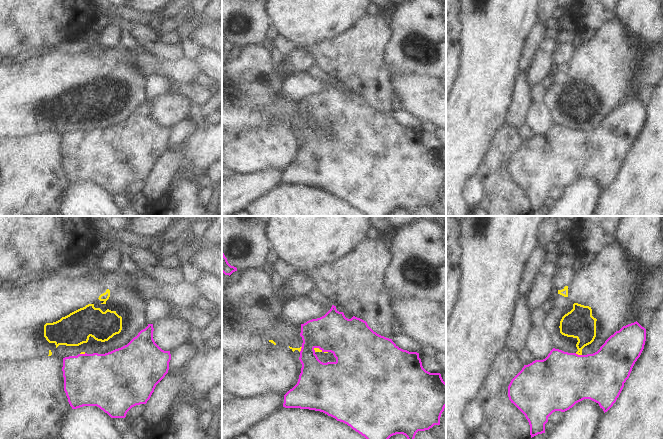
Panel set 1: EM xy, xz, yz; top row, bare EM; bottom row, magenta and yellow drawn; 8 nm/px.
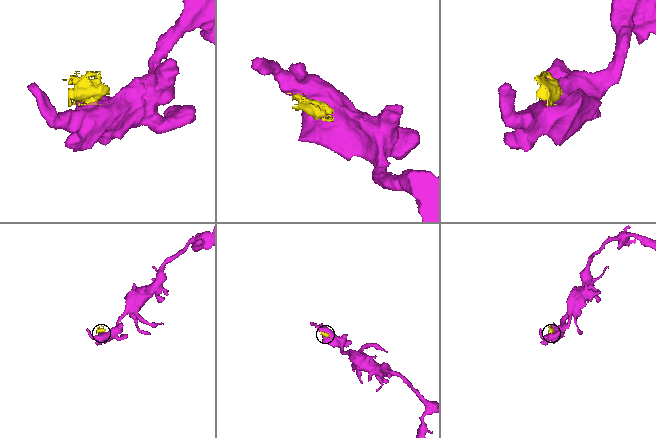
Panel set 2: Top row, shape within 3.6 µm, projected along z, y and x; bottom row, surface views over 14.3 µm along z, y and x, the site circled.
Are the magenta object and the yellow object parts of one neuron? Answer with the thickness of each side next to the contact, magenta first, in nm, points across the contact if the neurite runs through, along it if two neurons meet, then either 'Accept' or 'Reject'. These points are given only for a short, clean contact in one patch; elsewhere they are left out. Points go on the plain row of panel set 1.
Thickness 440 nm (magenta) against 240 nm. Reject

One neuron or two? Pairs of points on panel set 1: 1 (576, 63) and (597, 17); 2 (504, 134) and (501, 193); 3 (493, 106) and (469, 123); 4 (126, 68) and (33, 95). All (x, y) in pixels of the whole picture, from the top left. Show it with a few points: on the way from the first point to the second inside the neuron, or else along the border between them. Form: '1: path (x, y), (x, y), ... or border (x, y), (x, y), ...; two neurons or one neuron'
1: border (614, 18), (605, 23), (595, 33); two neurons
2: path (501, 149), (500, 178); one neuron
3: path (487, 106), (475, 117); one neuron
4: path (103, 75), (96, 81), (56, 81); one neuron

